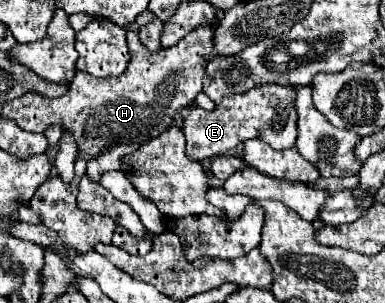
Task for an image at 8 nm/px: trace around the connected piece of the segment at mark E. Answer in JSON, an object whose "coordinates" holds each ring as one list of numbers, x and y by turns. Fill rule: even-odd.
{"coordinates":[[266,84,252,88,246,94,226,96,214,112,206,112,202,108,192,108,186,116,186,124,182,128,186,136,186,154,196,160,208,160,218,154,226,154,228,150,236,148,240,142,248,138,260,138,262,142,270,144,274,150,292,148,296,144,296,88,280,86,280,84]]}

